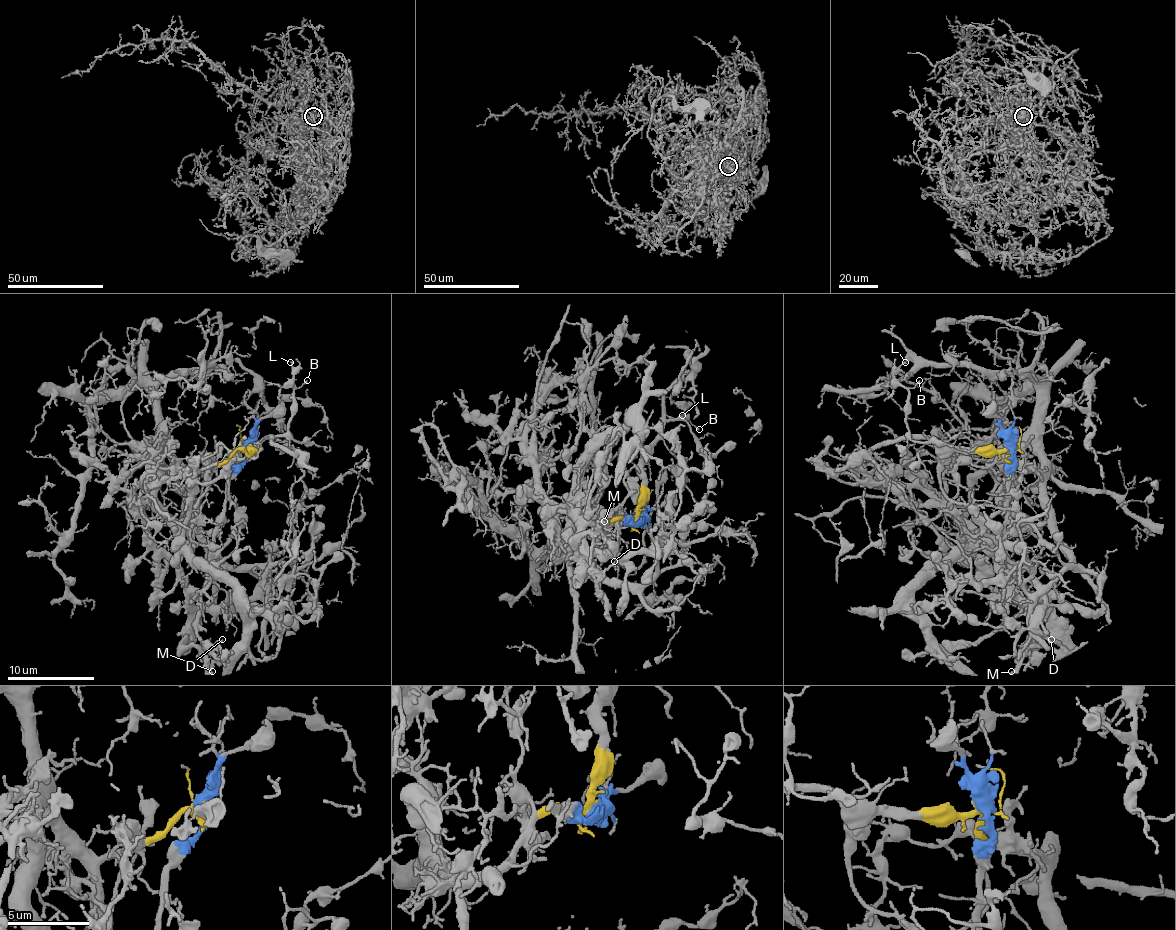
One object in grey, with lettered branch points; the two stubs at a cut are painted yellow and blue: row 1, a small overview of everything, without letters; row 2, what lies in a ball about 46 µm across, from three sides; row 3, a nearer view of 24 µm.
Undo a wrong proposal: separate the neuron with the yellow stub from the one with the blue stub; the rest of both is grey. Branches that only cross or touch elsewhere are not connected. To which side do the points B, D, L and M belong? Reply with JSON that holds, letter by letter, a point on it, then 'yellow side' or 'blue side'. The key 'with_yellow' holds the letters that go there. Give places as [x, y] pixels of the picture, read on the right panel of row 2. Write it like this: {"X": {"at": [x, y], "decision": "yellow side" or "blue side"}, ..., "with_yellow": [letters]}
{"B": {"at": [919, 380], "decision": "yellow side"}, "D": {"at": [1051, 639], "decision": "blue side"}, "L": {"at": [905, 362], "decision": "yellow side"}, "M": {"at": [1011, 671], "decision": "blue side"}, "with_yellow": ["B", "L"]}

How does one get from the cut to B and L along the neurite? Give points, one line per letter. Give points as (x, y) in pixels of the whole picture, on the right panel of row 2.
B: (1007, 447), (940, 449), (927, 438), (914, 438), (906, 421), (908, 393), (919, 380)
L: (1007, 447), (940, 449), (927, 438), (910, 434), (906, 421), (908, 390), (895, 377), (895, 371), (906, 362)

